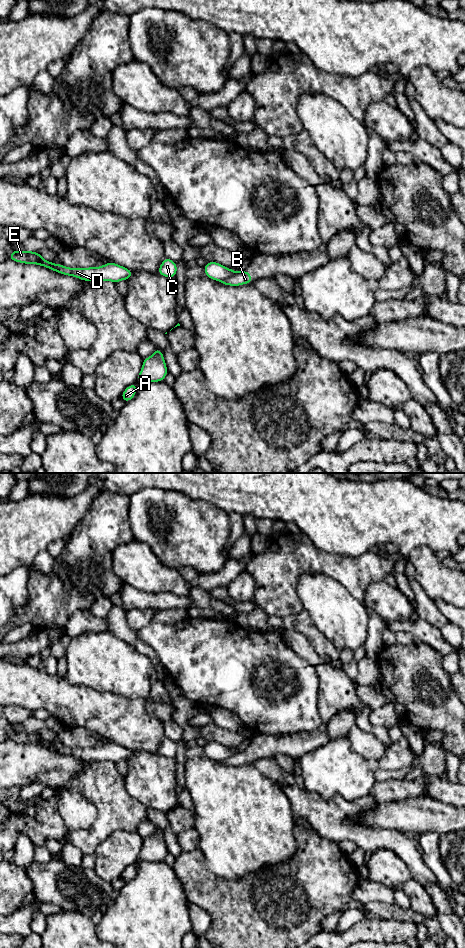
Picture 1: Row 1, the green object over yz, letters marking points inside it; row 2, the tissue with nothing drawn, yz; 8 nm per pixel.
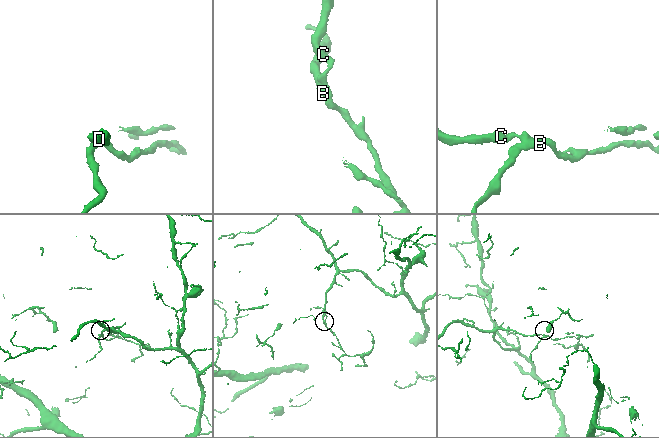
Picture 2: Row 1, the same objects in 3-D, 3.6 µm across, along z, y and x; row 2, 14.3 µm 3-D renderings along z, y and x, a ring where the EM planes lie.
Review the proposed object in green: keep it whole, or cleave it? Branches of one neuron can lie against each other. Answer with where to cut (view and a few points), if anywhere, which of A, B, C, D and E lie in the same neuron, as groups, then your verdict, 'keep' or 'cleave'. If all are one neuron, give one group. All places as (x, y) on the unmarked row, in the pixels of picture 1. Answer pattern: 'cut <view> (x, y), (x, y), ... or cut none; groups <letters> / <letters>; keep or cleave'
cut yz (237, 752), (220, 761); groups A B / C D E; cleave

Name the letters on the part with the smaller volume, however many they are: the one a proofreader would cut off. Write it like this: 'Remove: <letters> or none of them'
Remove: A, B

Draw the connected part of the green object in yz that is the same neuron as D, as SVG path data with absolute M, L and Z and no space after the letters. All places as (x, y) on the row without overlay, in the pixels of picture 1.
M15 730L9 734L8 739L19 743L37 744L51 749L57 753L67 756L74 756L86 762L112 761L117 763L121 760L127 761L134 753L133 751L113 742L108 742L100 747L70 748L61 744L55 744L51 741L47 741L41 737L39 732L32 731Z

